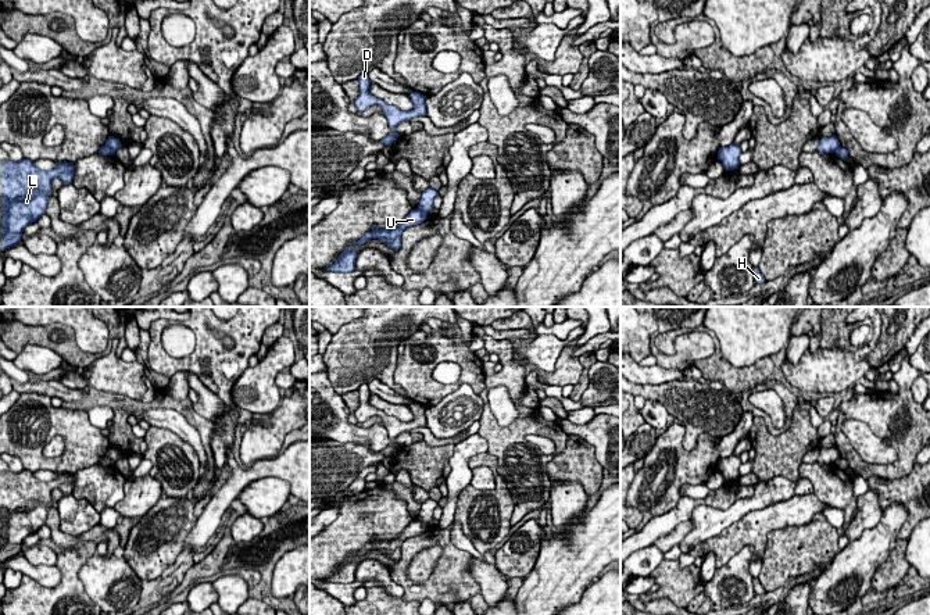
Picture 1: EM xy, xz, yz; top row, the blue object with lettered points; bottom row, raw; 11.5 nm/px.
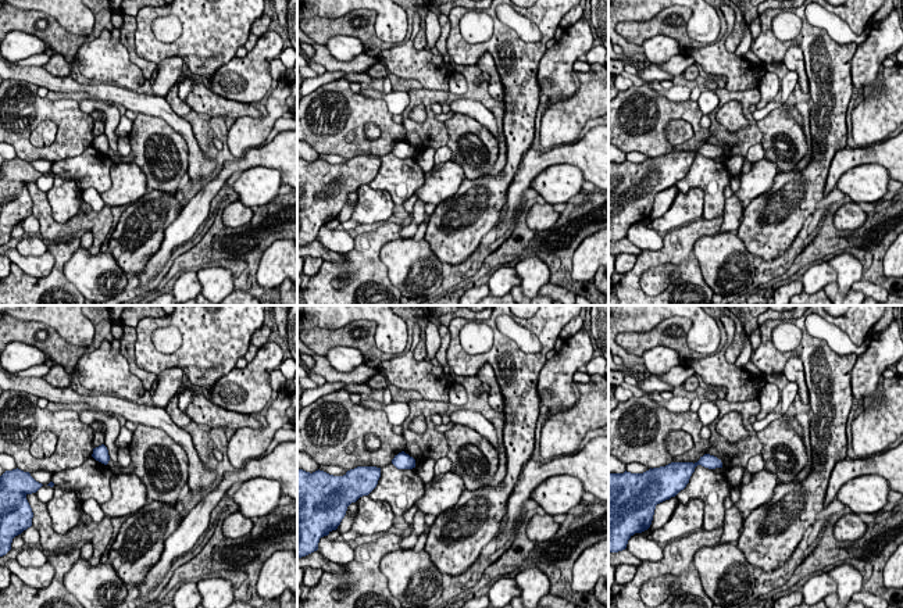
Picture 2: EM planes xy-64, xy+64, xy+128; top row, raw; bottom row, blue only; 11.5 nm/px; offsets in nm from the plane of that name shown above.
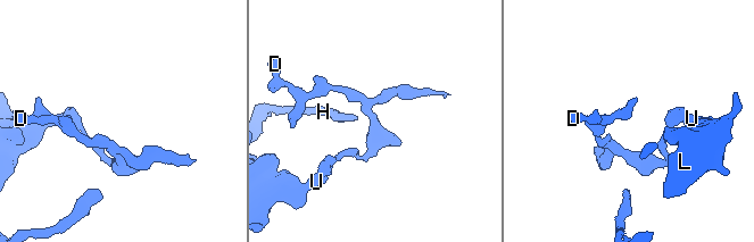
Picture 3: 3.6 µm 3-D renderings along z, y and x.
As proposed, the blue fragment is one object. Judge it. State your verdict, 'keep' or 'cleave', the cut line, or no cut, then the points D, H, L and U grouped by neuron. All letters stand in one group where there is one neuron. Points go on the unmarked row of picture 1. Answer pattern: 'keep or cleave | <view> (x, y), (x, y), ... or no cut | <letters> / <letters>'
cleave | xy (104, 456), (115, 461) | D / H L U

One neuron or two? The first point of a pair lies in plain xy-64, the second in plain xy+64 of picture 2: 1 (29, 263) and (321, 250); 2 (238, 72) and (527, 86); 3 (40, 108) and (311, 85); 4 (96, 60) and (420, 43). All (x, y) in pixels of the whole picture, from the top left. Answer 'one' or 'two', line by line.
1: one
2: two
3: two
4: two

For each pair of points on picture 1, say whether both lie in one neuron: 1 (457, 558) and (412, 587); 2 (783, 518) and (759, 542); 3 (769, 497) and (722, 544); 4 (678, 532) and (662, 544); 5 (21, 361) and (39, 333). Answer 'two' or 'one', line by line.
1: one
2: one
3: two
4: one
5: two

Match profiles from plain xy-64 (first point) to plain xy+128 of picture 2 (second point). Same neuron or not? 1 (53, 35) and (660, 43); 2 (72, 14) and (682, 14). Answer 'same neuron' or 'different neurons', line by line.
1: different neurons
2: different neurons

